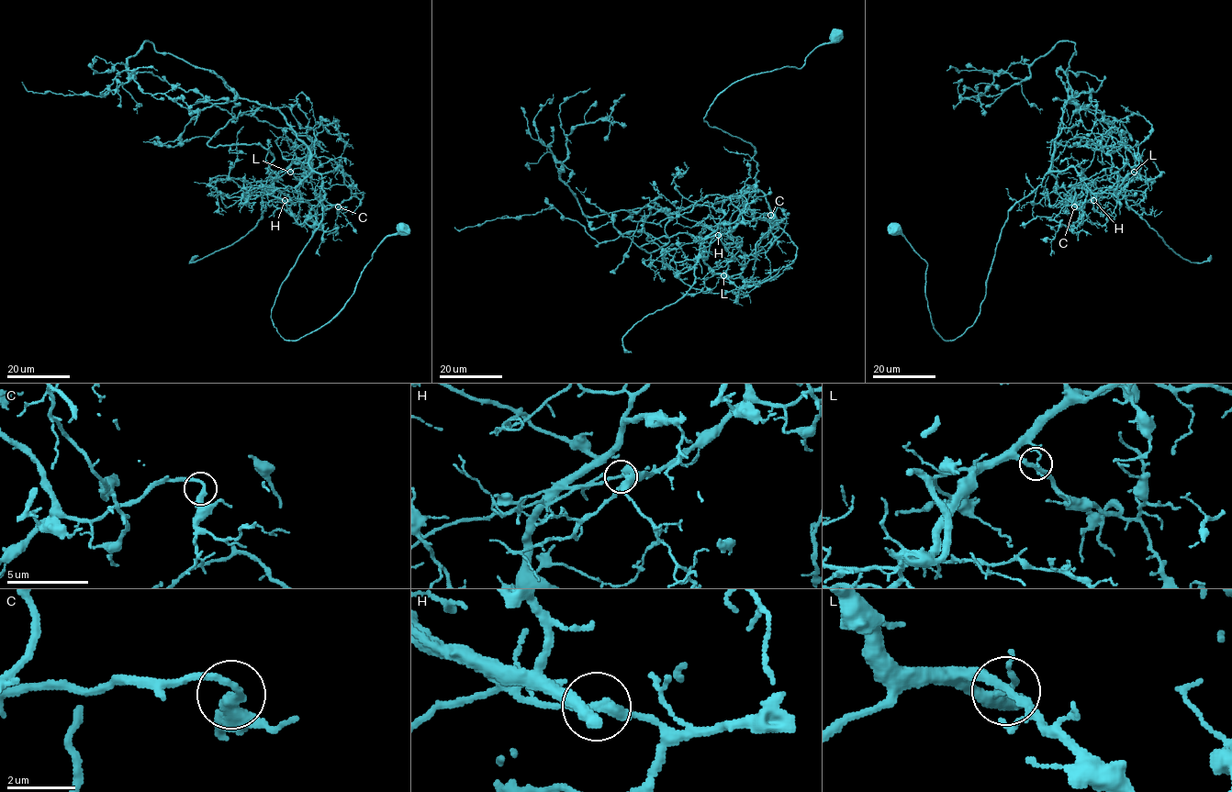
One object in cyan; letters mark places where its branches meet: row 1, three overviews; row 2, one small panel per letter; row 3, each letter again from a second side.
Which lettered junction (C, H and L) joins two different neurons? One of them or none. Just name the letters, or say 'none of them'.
H

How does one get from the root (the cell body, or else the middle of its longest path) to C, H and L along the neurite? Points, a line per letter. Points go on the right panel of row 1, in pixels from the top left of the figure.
C: (894, 230), (925, 262), (933, 327), (953, 340), (980, 312), (1008, 211), (1047, 172), (1074, 206)
H: (894, 230), (925, 262), (933, 327), (953, 340), (980, 312), (1016, 202), (1047, 172), (1062, 198), (1093, 200)
L: (894, 230), (925, 262), (933, 327), (953, 340), (980, 312), (1008, 211), (1047, 172), (1080, 204), (1134, 172)

